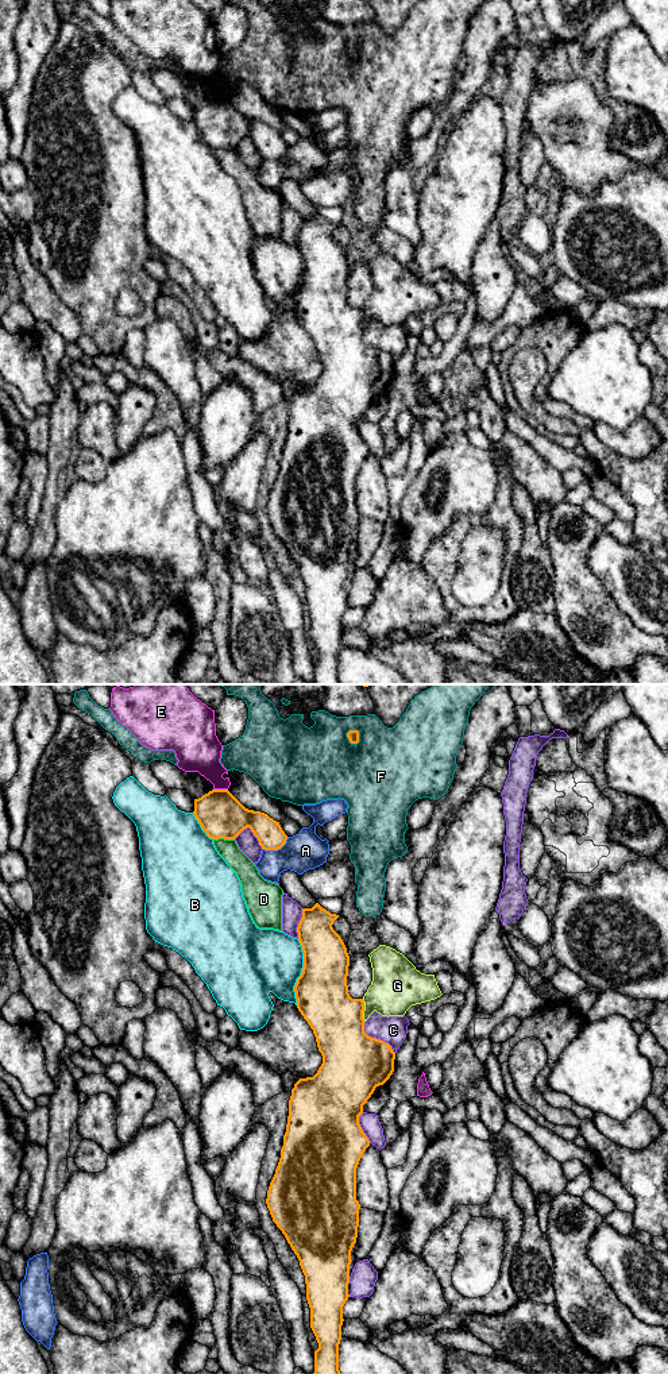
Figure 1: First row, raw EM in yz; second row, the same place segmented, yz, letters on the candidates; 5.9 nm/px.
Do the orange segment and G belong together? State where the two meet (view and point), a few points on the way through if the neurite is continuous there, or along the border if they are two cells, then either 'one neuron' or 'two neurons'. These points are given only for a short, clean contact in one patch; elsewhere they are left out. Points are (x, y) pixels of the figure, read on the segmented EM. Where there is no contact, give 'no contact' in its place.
yz (363, 1010) | one neuron

